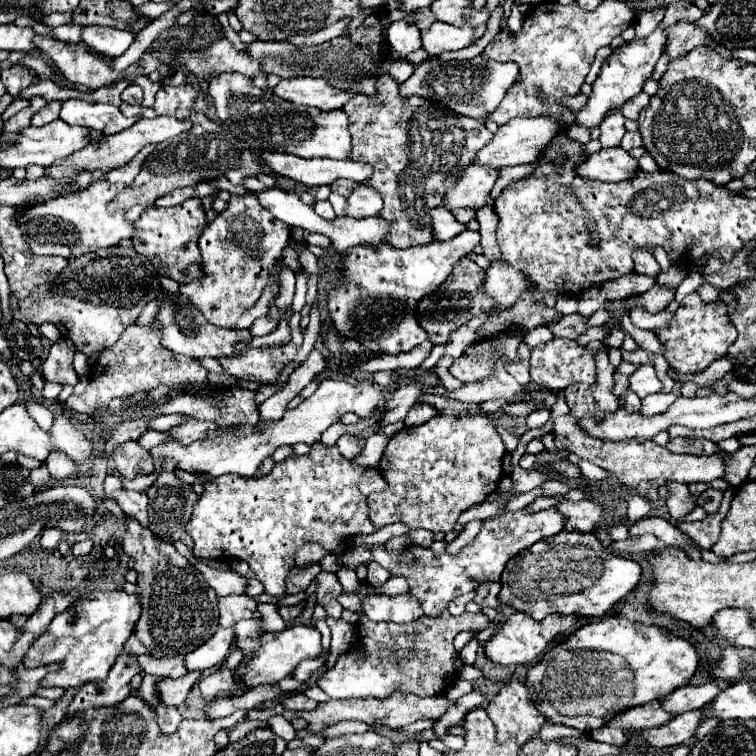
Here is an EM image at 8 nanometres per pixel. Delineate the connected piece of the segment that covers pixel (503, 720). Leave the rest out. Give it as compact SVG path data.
M511 680L501 688L491 704L487 704L487 712L497 728L497 742L501 744L513 738L523 746L531 736L539 734L545 722L545 716L529 700L527 686L517 680Z

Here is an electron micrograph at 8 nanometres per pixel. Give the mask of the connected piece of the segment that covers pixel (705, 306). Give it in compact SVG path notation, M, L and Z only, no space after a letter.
M689 294L685 296L685 300L681 300L679 310L673 314L667 326L659 328L655 336L663 344L663 356L667 358L671 368L695 374L703 372L713 360L723 358L727 354L727 348L735 342L737 332L729 320L727 306L721 300L703 302L699 294Z

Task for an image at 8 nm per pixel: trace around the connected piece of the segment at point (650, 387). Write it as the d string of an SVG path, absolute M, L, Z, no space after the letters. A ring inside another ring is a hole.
M641 364L631 376L629 376L629 390L633 390L639 398L645 398L649 394L655 394L661 390L661 382L655 376L655 370L651 364Z

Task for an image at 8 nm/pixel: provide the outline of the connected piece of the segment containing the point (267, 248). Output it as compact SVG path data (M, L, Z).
M255 194L231 196L229 208L221 212L199 238L205 276L181 284L179 294L187 296L189 302L203 312L207 322L219 328L235 328L239 316L259 300L269 276L279 276L279 270L283 268L283 248L287 246L289 236L291 228L281 220L275 220L271 212L259 204Z

